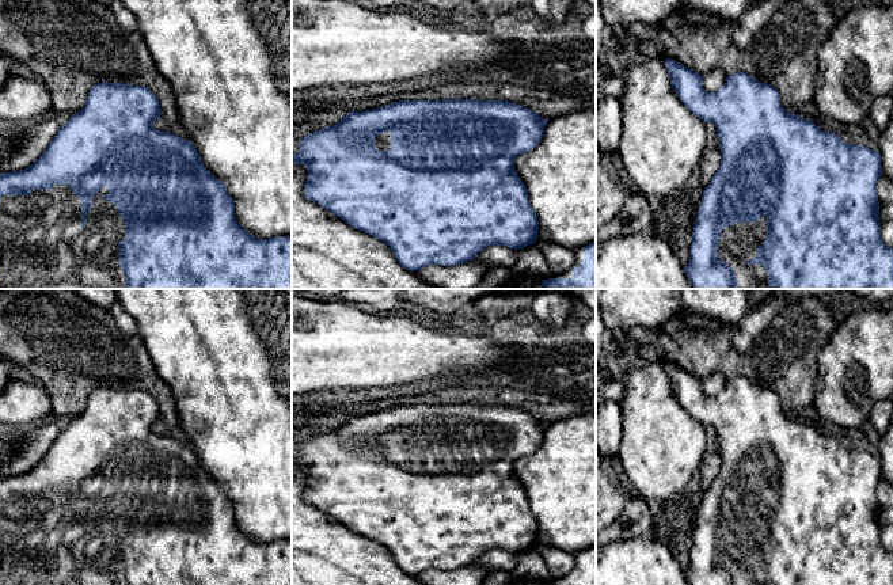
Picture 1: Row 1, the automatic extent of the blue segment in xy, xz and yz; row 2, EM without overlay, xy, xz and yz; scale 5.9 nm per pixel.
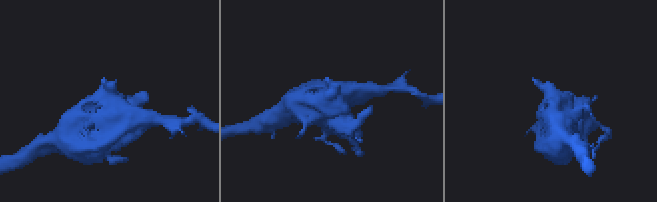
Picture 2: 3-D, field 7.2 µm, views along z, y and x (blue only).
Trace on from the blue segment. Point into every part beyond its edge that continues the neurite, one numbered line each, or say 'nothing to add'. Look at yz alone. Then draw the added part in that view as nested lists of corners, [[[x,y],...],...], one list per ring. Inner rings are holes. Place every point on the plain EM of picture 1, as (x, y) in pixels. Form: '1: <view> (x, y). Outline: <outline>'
1: yz (738, 547). Outline: [[[767,521],[756,527],[736,527],[722,532],[718,544],[718,563],[726,566],[738,585],[768,585],[768,577],[761,569],[750,569],[757,559],[757,551],[767,542]]]

